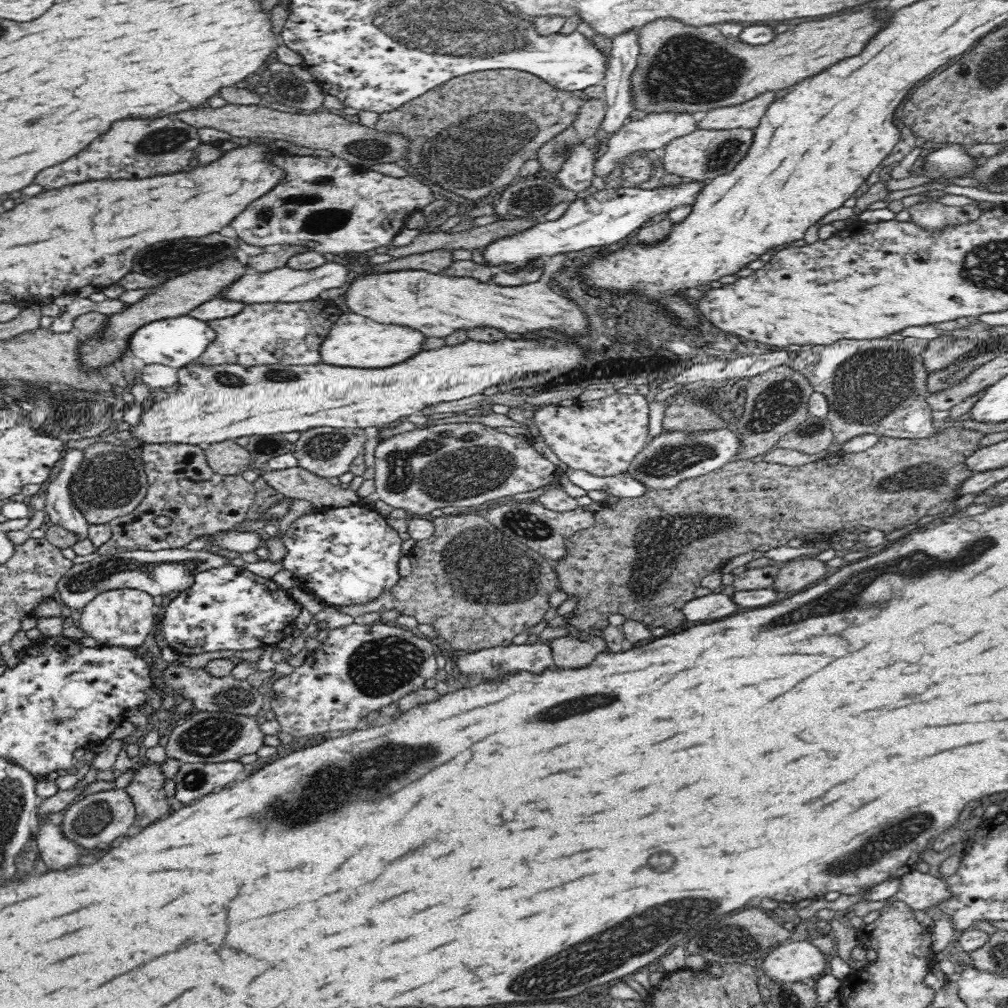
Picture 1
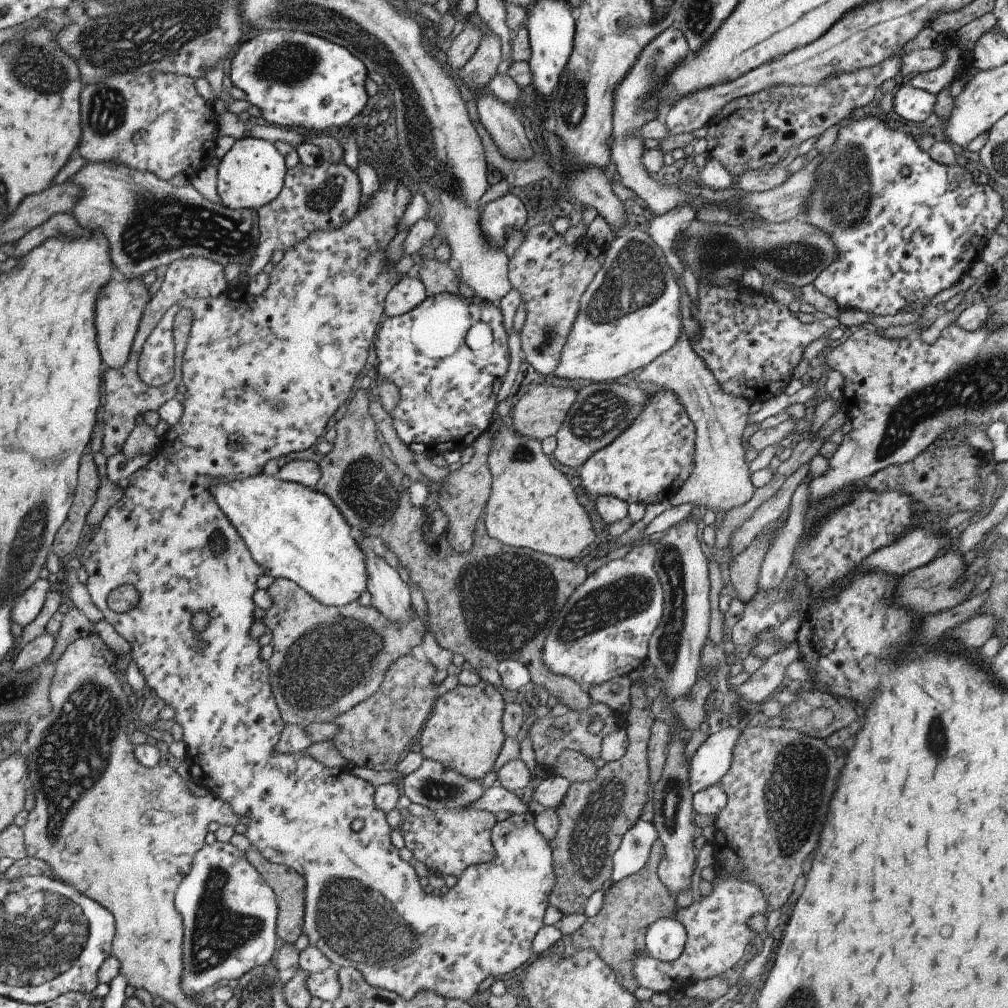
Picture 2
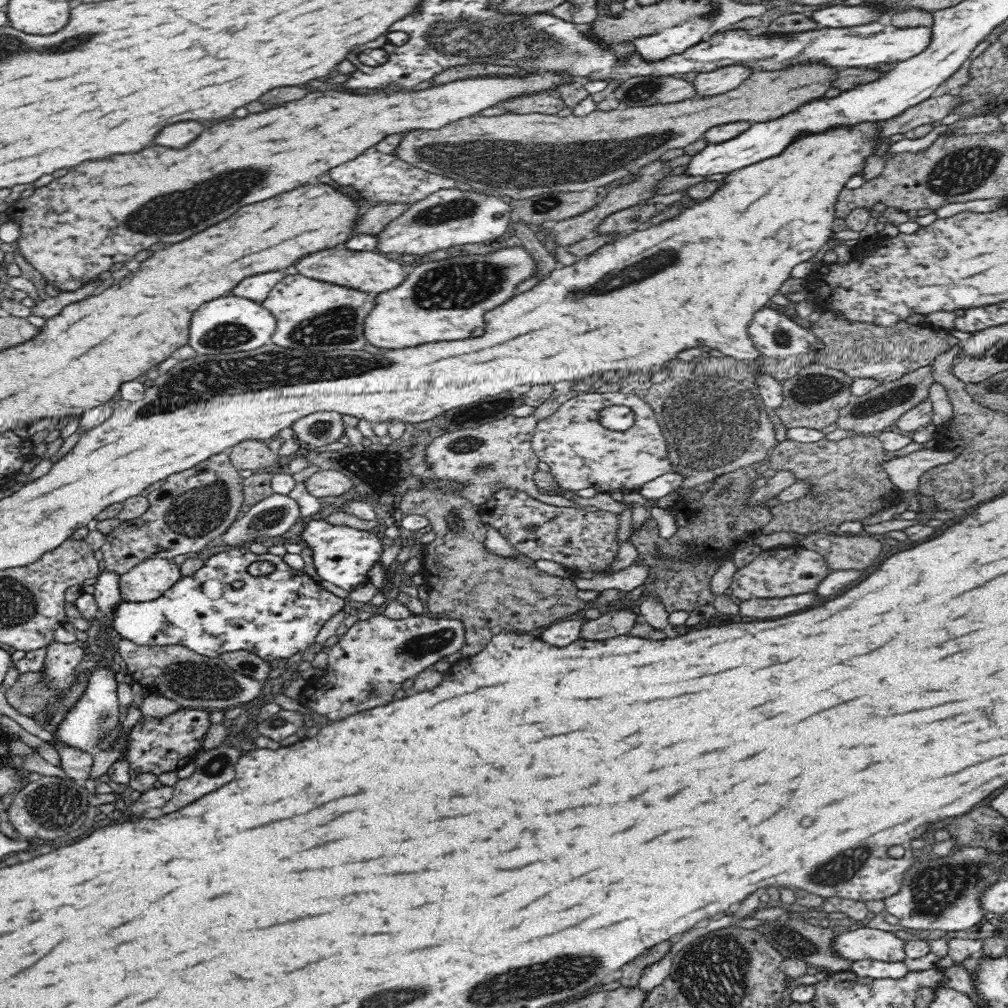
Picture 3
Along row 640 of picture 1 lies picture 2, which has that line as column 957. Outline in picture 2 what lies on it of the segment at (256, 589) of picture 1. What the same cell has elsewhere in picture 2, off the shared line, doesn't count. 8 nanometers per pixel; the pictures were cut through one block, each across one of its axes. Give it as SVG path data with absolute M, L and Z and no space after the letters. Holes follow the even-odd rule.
M855 112L850 113L835 125L838 126L838 135L832 145L824 148L826 156L813 169L816 181L806 199L806 209L799 215L801 220L807 221L812 227L825 231L836 248L836 259L813 279L812 285L821 294L833 298L840 310L856 308L867 313L871 312L874 315L885 316L886 314L893 315L898 310L905 310L913 302L916 304L915 308L923 308L938 291L957 282L962 274L970 270L972 263L980 260L981 250L985 246L986 240L991 234L995 233L995 226L1003 218L1003 206L1000 197L989 185L974 184L971 180L971 172L967 169L955 164L951 166L942 165L931 160L931 157L925 151L918 148L916 138L910 135L907 125L899 124L895 129L887 129L877 114L864 114L863 112L859 116ZM903 165L910 168L910 173L905 177L899 174L899 169Z

